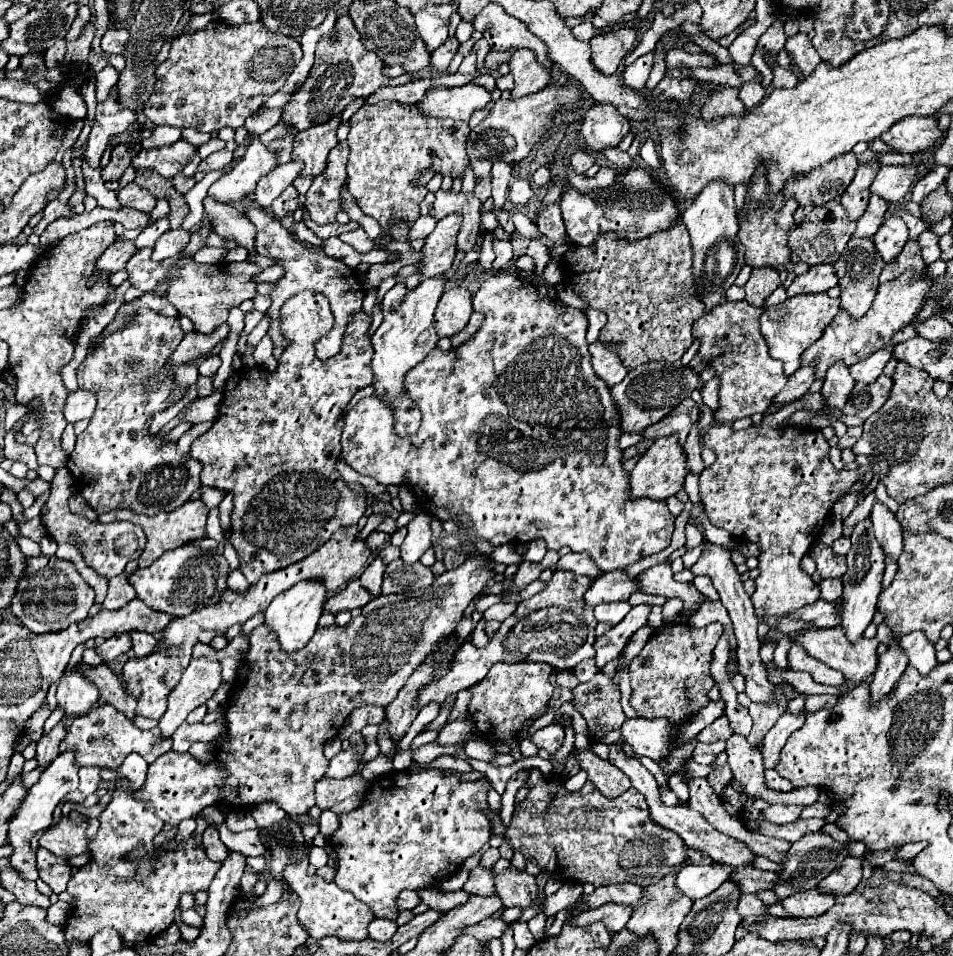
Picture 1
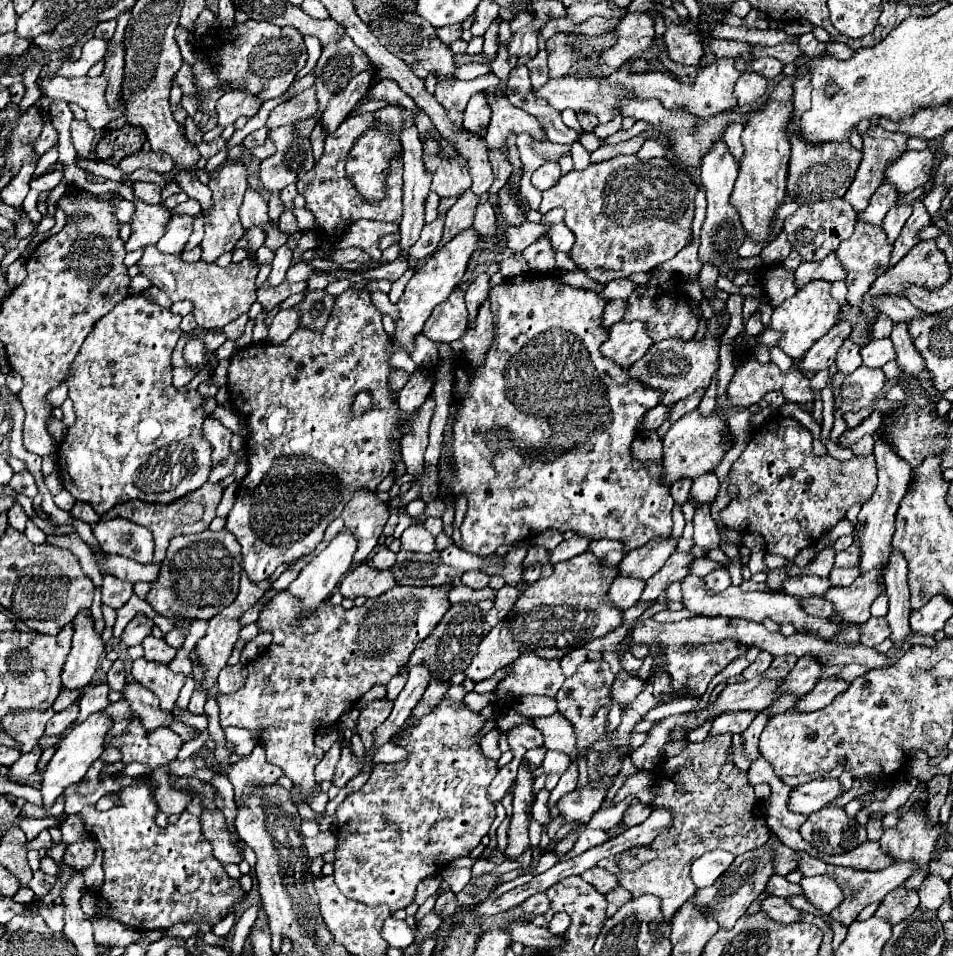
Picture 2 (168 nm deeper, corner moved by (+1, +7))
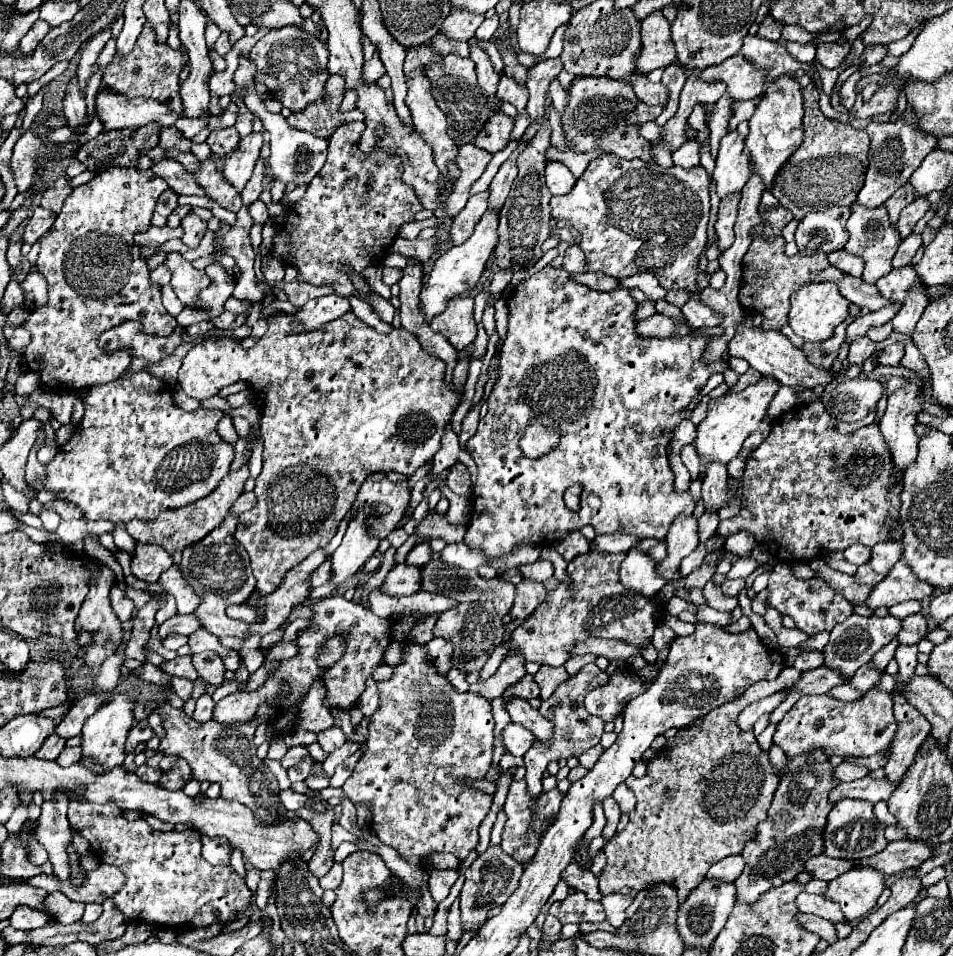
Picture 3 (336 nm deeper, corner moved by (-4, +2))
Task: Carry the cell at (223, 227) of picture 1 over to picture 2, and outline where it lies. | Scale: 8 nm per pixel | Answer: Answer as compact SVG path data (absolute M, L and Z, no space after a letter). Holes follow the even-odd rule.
M183 170L175 176L175 180L179 182L181 190L183 190L189 198L195 198L195 200L201 204L203 214L205 214L207 210L211 210L211 206L213 206L211 190L209 190L205 184L201 184L197 178L193 178L189 172L183 172Z

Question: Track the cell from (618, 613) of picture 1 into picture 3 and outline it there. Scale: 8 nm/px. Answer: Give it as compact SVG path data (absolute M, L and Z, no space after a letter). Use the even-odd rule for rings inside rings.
M634 549L628 551L628 557L620 567L620 581L624 587L634 589L644 597L654 597L666 585L666 581L656 573L656 561L646 559L646 555Z

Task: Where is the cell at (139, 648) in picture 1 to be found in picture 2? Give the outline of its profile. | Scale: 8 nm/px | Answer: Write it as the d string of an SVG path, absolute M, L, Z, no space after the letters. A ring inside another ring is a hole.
M149 636L145 638L145 642L141 644L143 650L145 650L145 658L147 660L155 660L155 662L165 662L169 664L173 658L175 658L175 648L171 648L163 638L155 638L155 636Z

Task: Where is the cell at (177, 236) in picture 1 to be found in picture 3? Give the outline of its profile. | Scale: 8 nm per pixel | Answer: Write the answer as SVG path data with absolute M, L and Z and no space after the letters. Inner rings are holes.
M190 213L190 215L186 215L182 219L182 229L184 229L182 243L186 243L188 247L198 247L202 237L204 237L204 233L208 231L206 223L198 215L194 215L194 213Z

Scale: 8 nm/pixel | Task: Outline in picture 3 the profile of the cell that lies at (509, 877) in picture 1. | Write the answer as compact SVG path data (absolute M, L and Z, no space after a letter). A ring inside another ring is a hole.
M595 663L584 665L574 677L568 677L566 683L558 685L554 695L546 701L542 701L538 713L546 715L546 719L550 719L550 723L554 723L554 739L550 739L550 743L542 743L540 739L534 739L532 747L528 749L528 753L524 755L524 765L526 765L526 783L528 783L528 793L532 797L538 797L542 793L542 773L546 771L546 765L550 761L558 761L558 759L568 759L568 757L580 757L584 751L588 751L590 747L600 743L600 737L604 733L604 723L598 717L592 717L586 709L584 709L585 696L608 681L609 676L604 673Z

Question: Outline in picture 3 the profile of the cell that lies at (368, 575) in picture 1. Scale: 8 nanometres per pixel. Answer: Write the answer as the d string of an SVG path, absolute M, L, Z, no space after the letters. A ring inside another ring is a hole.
M422 543L418 547L414 547L414 551L408 553L406 561L410 565L422 565L422 563L428 563L432 559L432 549L430 549L430 543Z

